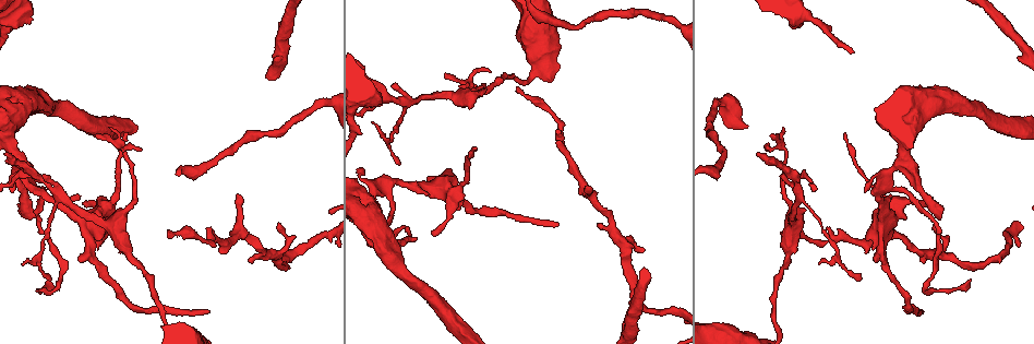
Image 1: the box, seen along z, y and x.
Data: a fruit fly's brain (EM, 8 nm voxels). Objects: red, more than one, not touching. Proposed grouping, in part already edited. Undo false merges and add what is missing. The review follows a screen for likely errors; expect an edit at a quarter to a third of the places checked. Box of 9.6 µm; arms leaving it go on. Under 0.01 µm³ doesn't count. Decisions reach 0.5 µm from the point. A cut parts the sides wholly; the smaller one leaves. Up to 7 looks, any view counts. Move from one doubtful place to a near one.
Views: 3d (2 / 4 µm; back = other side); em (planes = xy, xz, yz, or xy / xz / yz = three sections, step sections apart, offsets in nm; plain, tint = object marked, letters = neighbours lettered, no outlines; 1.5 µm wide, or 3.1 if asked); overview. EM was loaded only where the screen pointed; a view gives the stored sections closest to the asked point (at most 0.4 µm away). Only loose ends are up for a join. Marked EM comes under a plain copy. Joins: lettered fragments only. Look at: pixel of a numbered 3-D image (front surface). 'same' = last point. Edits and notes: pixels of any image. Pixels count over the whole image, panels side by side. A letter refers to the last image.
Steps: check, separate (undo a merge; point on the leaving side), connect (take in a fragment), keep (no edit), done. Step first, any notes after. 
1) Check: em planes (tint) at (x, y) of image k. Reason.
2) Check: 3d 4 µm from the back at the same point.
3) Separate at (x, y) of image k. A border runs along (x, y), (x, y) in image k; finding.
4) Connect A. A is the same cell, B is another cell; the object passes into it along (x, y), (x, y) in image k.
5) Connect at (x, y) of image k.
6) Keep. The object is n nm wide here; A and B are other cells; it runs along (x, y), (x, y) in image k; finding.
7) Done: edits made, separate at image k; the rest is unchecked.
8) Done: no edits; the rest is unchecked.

Check: em planes (letters) at (169, 232) of image 1. An open end.

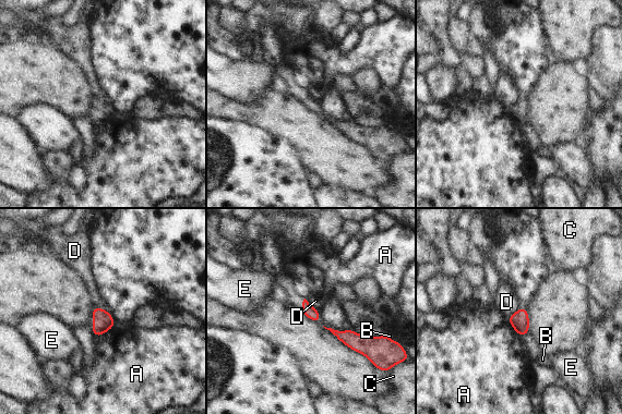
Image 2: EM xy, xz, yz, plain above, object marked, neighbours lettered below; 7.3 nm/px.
Keep. The object is 90 nm wide here; A, B, C, D and E are other cells; a border runs along (304, 299), (318, 309) in image 2; no lettered fragment goes on from it.

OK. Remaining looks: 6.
Check: 3d 4 µm from the back at (51, 280) of image 1. An open end.

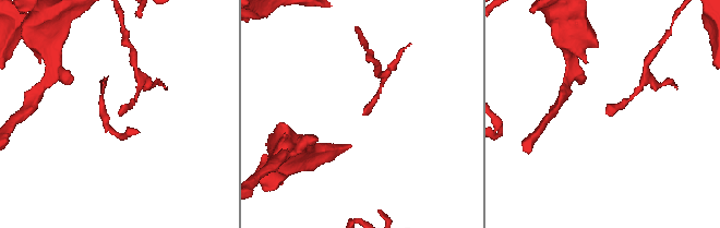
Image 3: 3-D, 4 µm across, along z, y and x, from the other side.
Check: em planes (tint) at (608, 113) of image 3. Shape alone is not enough.

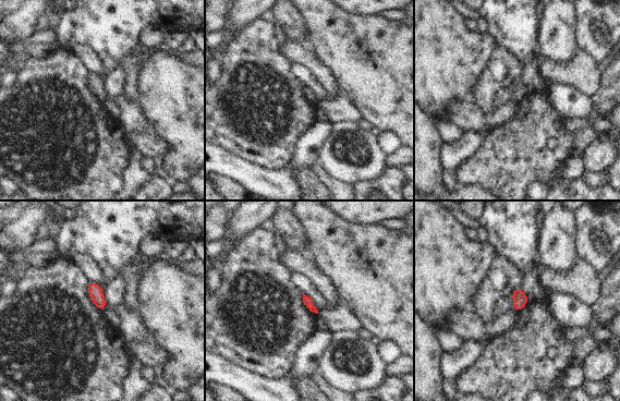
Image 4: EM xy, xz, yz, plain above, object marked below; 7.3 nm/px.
Check: em planes (letters) at the same point. See the neighbours.

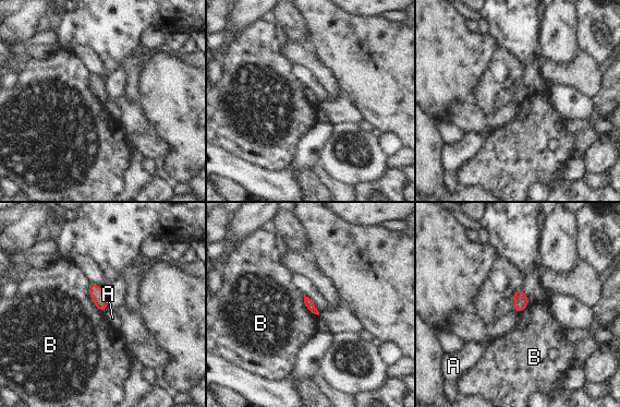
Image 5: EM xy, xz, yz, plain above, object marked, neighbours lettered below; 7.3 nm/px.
Keep. The longest contact is with B, 240 nm; A and B are other cells; a border runs along (90, 283), (89, 297), (104, 312) in image 5; none of them fits.

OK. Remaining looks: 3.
Check: 3d 4 µm at (791, 178) of image 1.

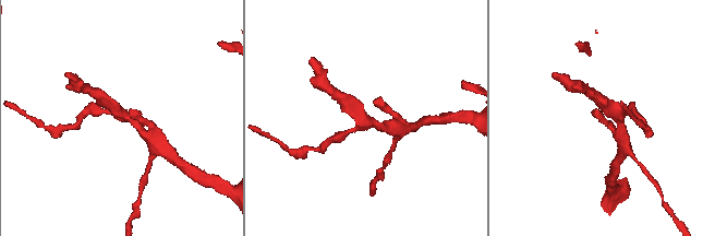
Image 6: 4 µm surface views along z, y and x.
Check: em xz step 4 (tint) at (121, 112) of image 6. Need the tissue.

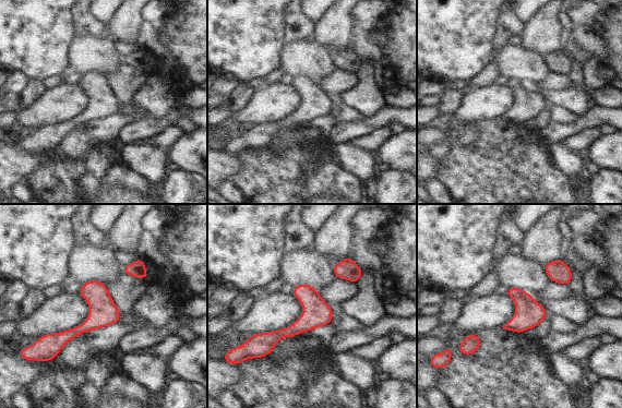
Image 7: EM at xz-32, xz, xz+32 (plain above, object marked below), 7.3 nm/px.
Check: em planes (letters) at the same point. Another direction.

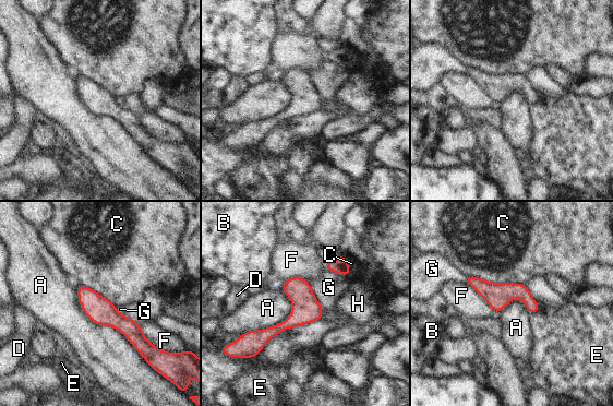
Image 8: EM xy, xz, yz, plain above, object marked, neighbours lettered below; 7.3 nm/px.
Keep. A, B, C, D, E, F, G and H are other cells; 3 arms meet here; a border runs along (307, 281), (315, 299), (323, 308) in image 8; continuous, no second neuron.

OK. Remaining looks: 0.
Done: no edits; the rest is unchecked.

